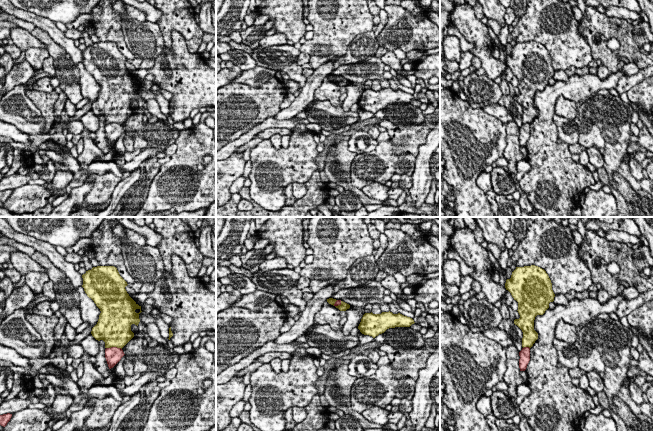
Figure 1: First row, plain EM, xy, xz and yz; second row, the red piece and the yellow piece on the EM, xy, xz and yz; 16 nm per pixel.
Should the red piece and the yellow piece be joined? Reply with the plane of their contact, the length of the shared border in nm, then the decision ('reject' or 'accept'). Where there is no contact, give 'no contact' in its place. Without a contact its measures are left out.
meets red in xy; contact 260 nm long; reject

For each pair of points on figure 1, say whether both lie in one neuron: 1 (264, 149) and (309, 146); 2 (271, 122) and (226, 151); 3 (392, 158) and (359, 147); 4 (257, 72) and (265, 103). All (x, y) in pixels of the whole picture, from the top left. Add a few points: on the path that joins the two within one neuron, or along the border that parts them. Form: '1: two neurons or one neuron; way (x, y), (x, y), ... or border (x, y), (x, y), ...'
1: one neuron; way (275, 155), (298, 155)
2: one neuron; way (260, 127), (237, 143)
3: two neurons; border (378, 142), (371, 151), (362, 152), (357, 155)
4: two neurons; border (235, 82), (258, 87)

